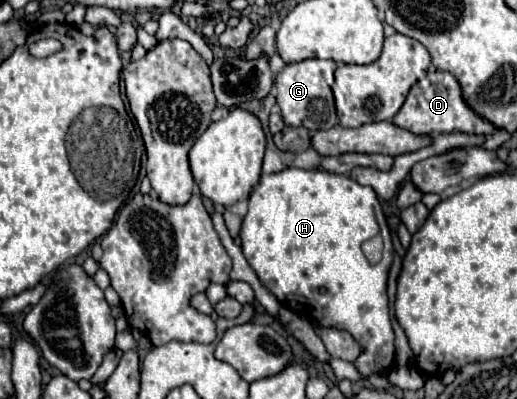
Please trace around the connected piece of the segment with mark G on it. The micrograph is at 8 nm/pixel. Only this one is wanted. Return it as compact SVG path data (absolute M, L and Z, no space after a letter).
M301 60L295 64L287 64L275 80L277 86L277 104L281 108L283 122L287 126L305 126L311 132L317 130L329 130L337 124L337 114L335 114L335 102L333 102L333 92L331 85L334 83L334 73L336 63L332 60Z

